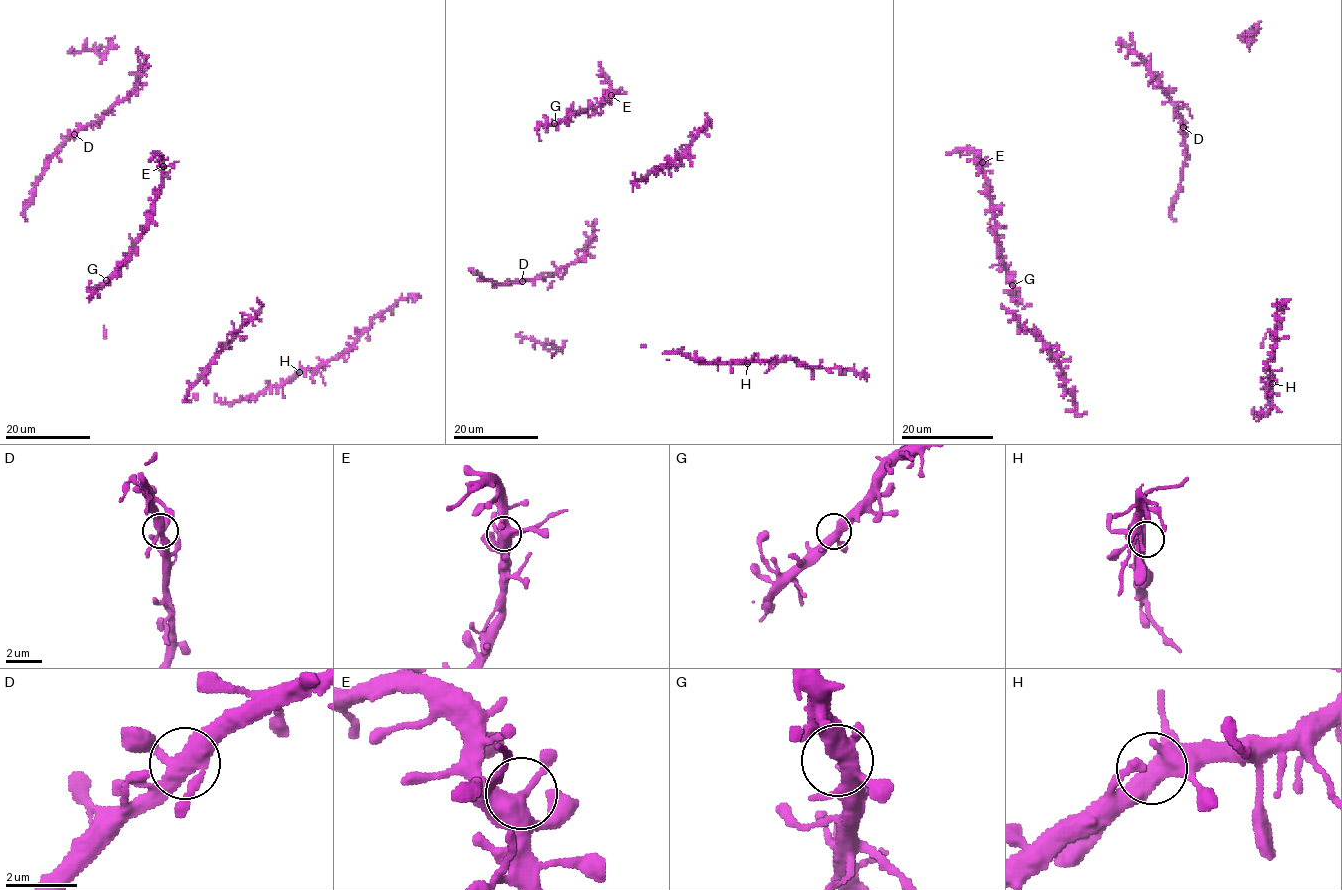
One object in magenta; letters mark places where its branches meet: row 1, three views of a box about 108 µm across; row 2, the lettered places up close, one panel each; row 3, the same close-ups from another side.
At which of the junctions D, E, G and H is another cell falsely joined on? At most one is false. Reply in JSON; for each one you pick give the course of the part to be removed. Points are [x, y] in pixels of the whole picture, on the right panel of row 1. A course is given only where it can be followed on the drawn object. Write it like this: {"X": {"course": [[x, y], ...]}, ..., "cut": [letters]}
{"cut": []}

